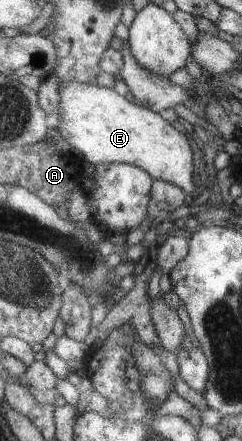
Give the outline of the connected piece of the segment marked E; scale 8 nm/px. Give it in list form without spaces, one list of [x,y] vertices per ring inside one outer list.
[[[66,81],[66,83],[59,85],[55,92],[55,96],[60,96],[59,113],[54,117],[56,118],[59,115],[59,126],[57,126],[57,129],[63,139],[81,152],[84,160],[87,160],[93,165],[100,165],[100,163],[130,163],[130,165],[138,165],[140,169],[147,171],[154,180],[162,180],[166,181],[166,183],[172,183],[172,185],[178,186],[188,195],[194,193],[194,187],[197,187],[194,183],[196,181],[194,178],[194,163],[196,169],[196,162],[194,162],[194,153],[192,153],[193,149],[191,147],[192,144],[190,143],[191,137],[190,135],[181,133],[178,129],[174,129],[172,123],[168,123],[168,121],[162,119],[159,112],[155,112],[152,108],[144,107],[136,101],[128,101],[125,96],[119,95],[113,89],[101,87],[97,84],[86,85],[85,83],[78,83],[78,81]]]

